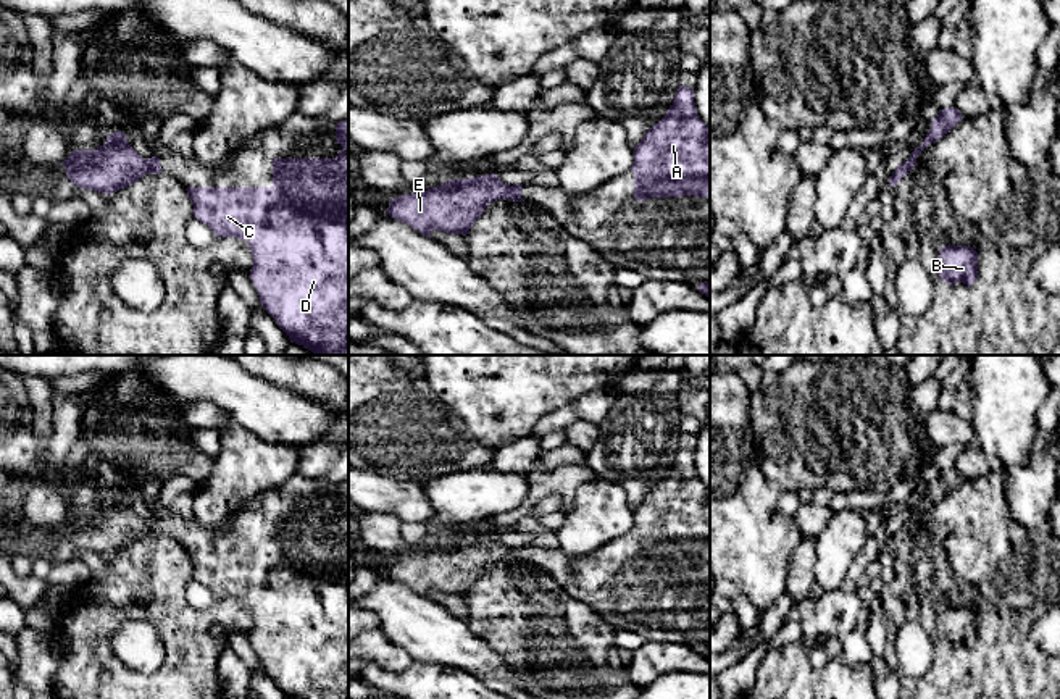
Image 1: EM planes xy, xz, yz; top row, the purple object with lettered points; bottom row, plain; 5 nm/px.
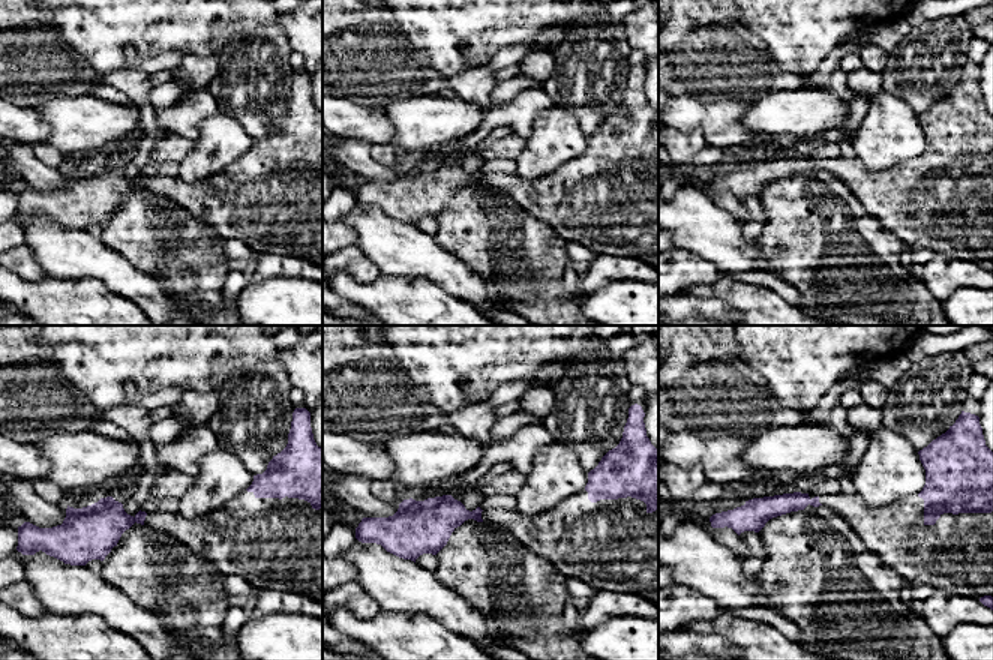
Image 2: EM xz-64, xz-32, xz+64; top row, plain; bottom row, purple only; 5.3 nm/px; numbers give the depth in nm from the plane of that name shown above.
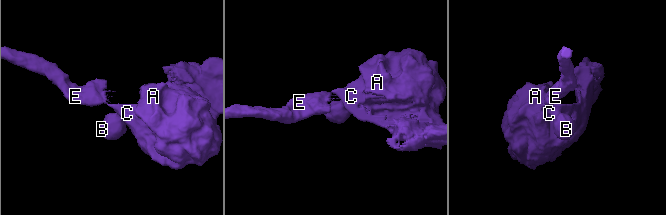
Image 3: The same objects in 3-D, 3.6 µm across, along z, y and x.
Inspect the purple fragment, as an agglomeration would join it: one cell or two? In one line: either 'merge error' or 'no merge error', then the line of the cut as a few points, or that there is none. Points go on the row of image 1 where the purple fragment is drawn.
no merge error; no cut

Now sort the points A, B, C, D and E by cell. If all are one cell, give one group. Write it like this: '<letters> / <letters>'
A B C D E

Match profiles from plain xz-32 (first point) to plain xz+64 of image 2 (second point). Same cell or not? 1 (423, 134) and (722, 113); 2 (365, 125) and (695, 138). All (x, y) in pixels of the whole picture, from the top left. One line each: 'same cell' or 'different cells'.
1: different cells
2: different cells

